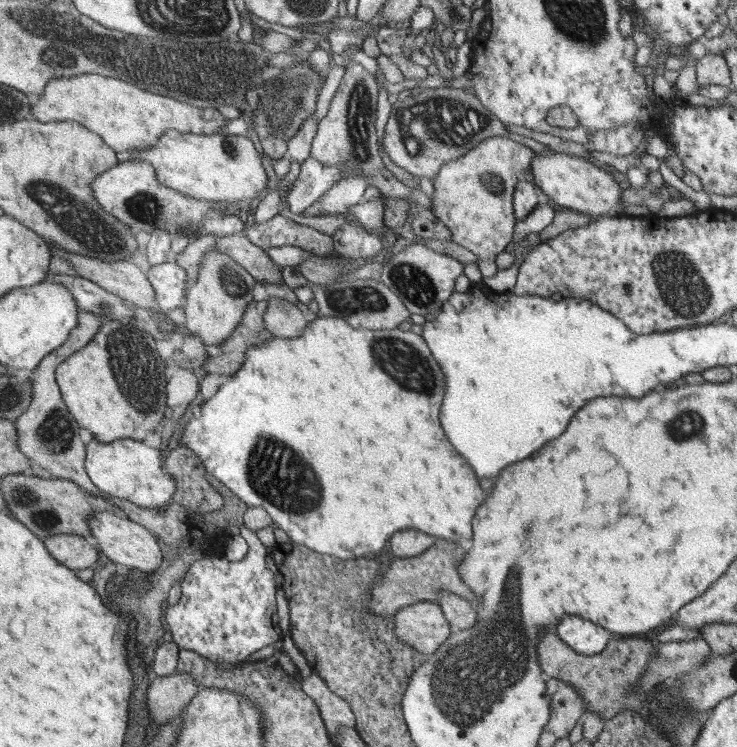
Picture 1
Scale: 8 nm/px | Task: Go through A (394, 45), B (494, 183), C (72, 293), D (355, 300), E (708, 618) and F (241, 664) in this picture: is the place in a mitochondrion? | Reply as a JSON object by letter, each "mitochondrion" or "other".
{"A":"other","B":"mitochondrion","C":"other","D":"mitochondrion","E":"other","F":"other"}

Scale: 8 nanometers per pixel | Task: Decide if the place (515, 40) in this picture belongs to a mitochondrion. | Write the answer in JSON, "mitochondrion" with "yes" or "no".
{"mitochondrion":"no"}

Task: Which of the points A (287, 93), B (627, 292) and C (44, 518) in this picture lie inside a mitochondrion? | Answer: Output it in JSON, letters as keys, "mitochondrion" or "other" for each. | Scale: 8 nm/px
{"A":"mitochondrion","B":"mitochondrion","C":"mitochondrion"}

